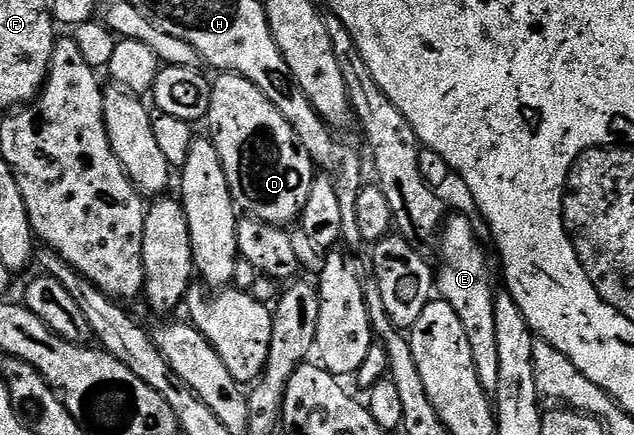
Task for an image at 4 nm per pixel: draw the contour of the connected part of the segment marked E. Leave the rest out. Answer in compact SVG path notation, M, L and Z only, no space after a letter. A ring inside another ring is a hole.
M454 216L445 221L440 233L442 265L436 268L436 292L456 310L460 322L464 322L464 334L468 334L468 346L472 346L472 358L484 390L493 394L496 382L500 382L500 350L497 346L496 306L494 276L486 261L486 252L478 241L478 232L466 216Z

